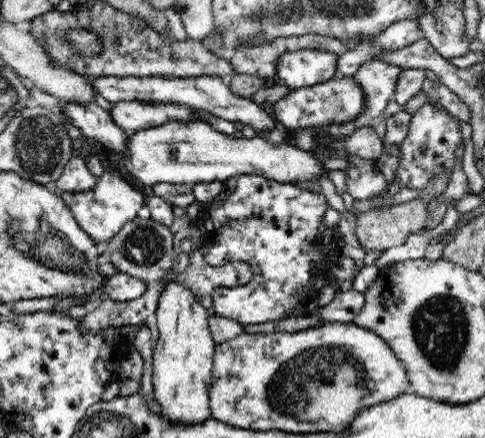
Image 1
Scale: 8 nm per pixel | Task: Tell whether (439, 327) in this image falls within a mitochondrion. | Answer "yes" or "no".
yes

